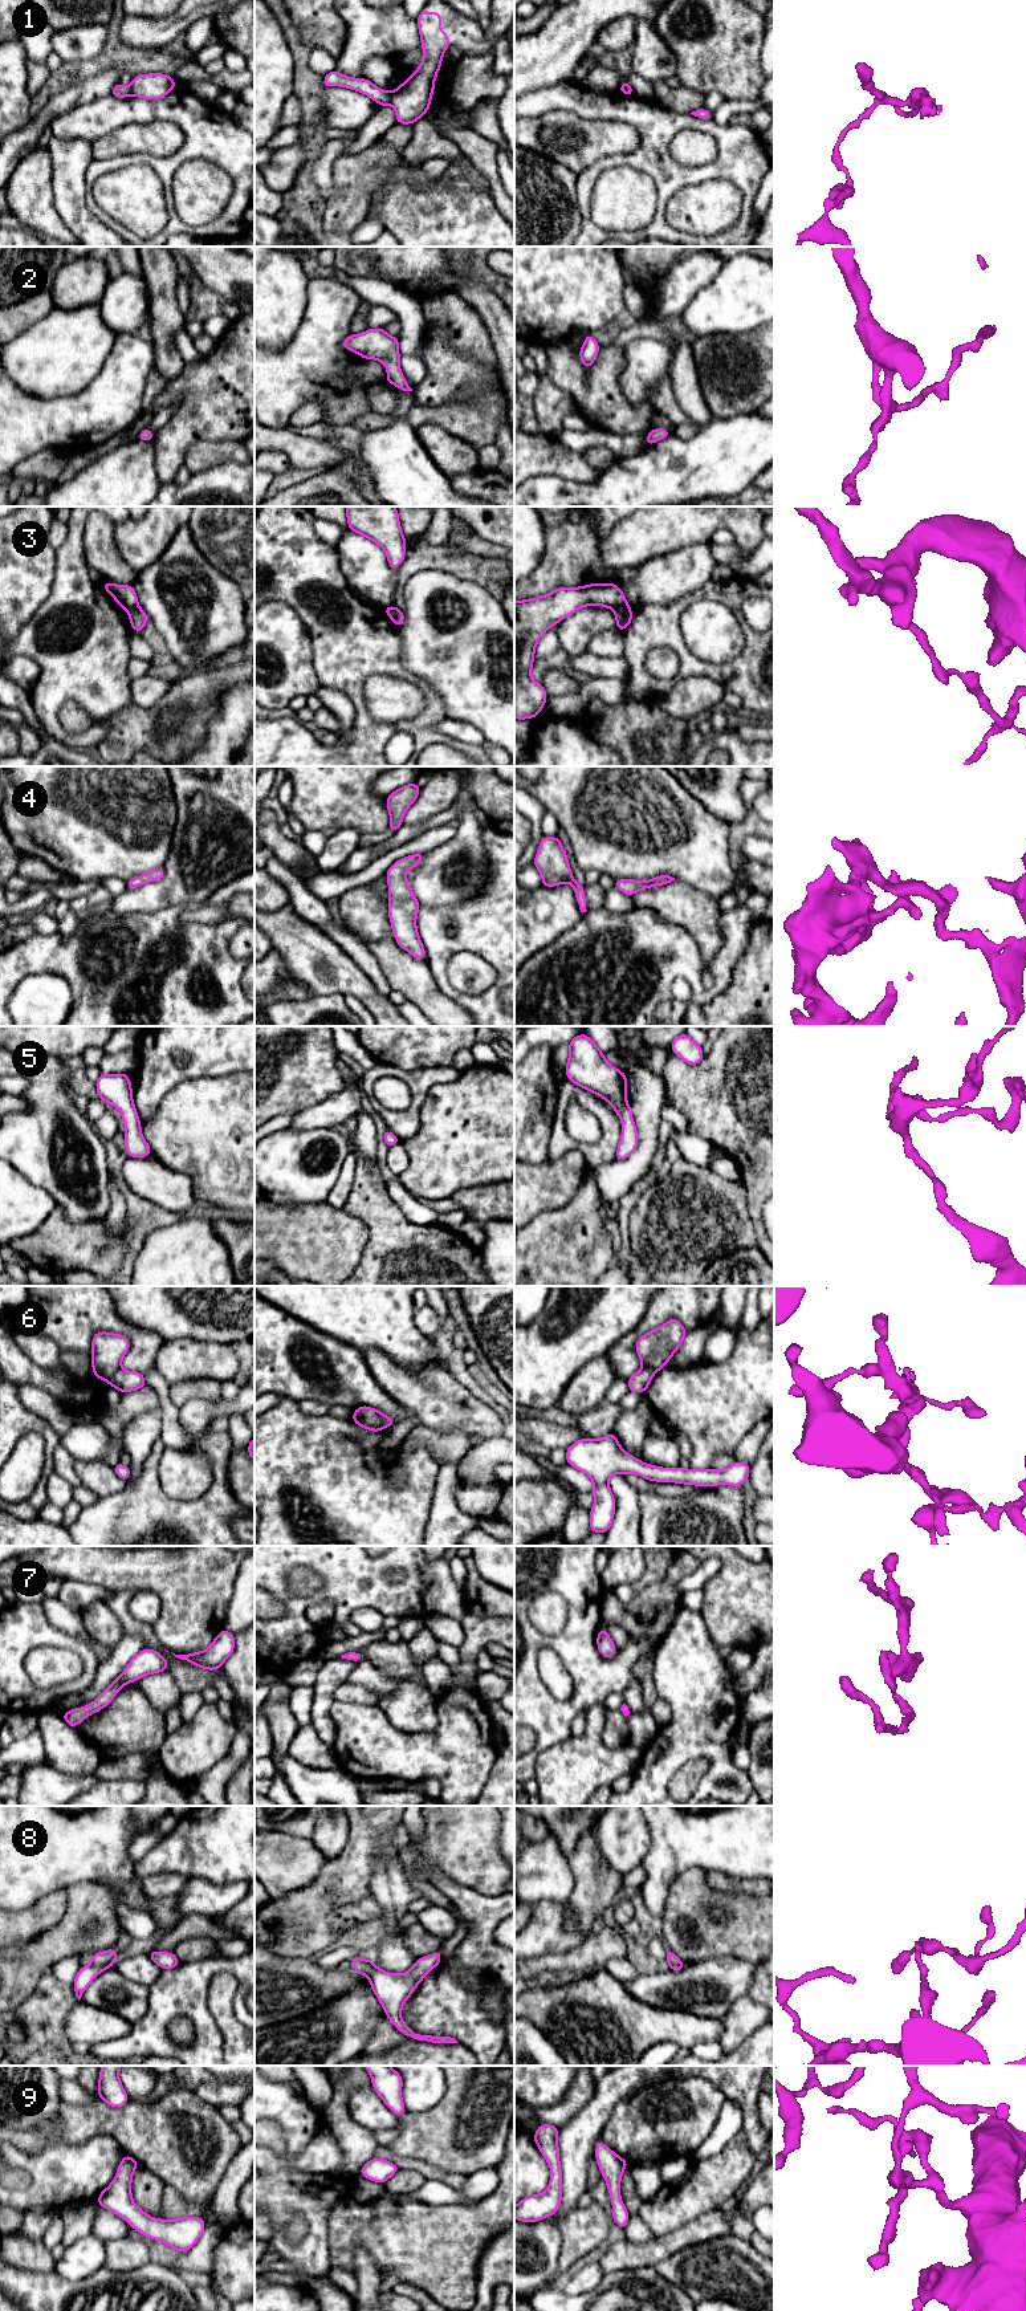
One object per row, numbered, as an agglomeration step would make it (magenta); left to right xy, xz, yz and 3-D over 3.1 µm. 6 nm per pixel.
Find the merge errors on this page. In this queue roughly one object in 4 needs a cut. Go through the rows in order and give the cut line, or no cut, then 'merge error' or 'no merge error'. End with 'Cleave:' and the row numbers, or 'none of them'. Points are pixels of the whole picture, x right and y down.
1: xz (391, 93), (389, 104) | merge error
2: no cut | no merge error
3: yz (627, 605), (615, 611) | merge error
4: no cut | no merge error
5: no cut | no merge error
6: xz (377, 1411), (378, 1420), (385, 1427) | merge error
7: no cut | no merge error
8: no cut | no merge error
9: no cut | no merge error
Cleave: 1, 3, 6

